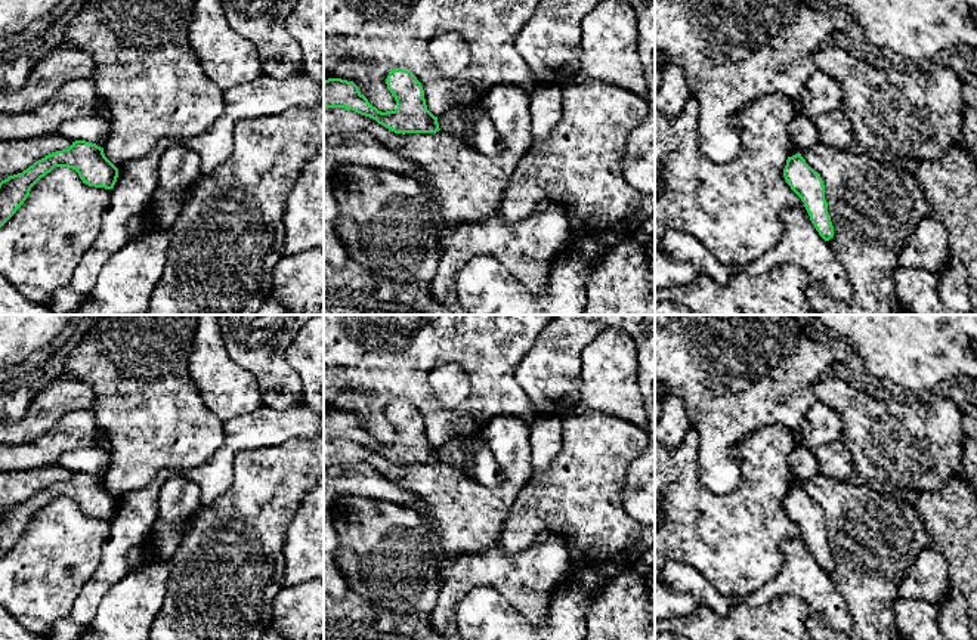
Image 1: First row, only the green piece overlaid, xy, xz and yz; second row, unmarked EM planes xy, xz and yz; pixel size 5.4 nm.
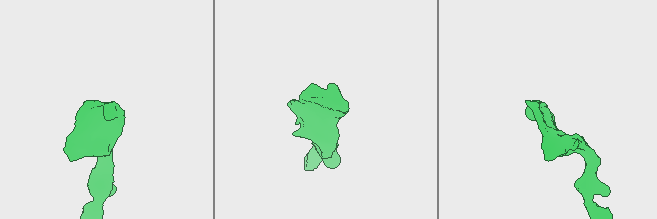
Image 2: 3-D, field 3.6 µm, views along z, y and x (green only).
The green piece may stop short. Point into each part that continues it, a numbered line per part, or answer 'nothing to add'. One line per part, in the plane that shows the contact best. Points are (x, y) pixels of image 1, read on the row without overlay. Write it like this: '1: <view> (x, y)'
nothing to add

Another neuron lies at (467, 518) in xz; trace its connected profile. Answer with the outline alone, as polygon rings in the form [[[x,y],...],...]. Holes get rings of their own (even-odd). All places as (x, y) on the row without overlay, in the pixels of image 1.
[[[497,415],[482,430],[485,443],[504,472],[504,482],[486,488],[476,479],[439,461],[395,464],[352,440],[324,438],[324,469],[368,463],[424,501],[424,514],[439,537],[446,560],[486,551],[500,544],[503,523],[516,495],[531,479],[531,424]]]

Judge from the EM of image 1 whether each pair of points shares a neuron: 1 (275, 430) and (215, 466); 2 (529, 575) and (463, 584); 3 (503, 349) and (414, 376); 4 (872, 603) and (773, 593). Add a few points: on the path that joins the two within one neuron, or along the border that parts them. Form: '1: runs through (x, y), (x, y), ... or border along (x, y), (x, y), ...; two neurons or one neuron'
1: runs through (260, 430), (249, 430), (228, 451); one neuron
2: runs through (513, 575), (479, 575); one neuron
3: runs through (481, 349), (439, 349), (435, 353); one neuron
4: border along (825, 572), (843, 599), (852, 624); two neurons

